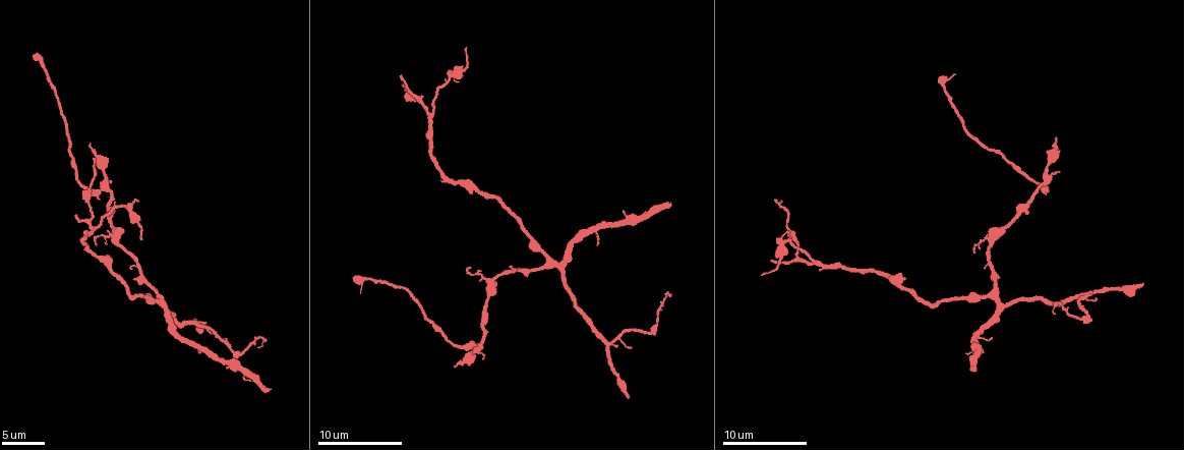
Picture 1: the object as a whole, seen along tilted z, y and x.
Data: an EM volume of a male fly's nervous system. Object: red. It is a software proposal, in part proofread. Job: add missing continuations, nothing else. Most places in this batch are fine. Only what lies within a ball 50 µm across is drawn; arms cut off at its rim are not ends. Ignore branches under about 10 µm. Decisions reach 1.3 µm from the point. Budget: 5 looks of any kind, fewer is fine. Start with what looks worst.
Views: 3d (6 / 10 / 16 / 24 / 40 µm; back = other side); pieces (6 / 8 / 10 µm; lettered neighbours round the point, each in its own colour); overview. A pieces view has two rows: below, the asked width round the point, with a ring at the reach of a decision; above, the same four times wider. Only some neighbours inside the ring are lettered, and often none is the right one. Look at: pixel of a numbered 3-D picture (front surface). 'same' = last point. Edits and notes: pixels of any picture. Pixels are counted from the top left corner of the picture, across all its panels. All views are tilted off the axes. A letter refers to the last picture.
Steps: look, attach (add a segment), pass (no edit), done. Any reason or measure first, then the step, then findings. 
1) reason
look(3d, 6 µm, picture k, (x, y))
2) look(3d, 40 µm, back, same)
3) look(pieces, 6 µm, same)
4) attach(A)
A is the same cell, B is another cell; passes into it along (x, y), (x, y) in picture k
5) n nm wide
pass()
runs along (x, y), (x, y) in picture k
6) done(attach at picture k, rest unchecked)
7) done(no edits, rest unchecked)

thin end
look(pieces, 6 µm, picture 1, (97, 244))

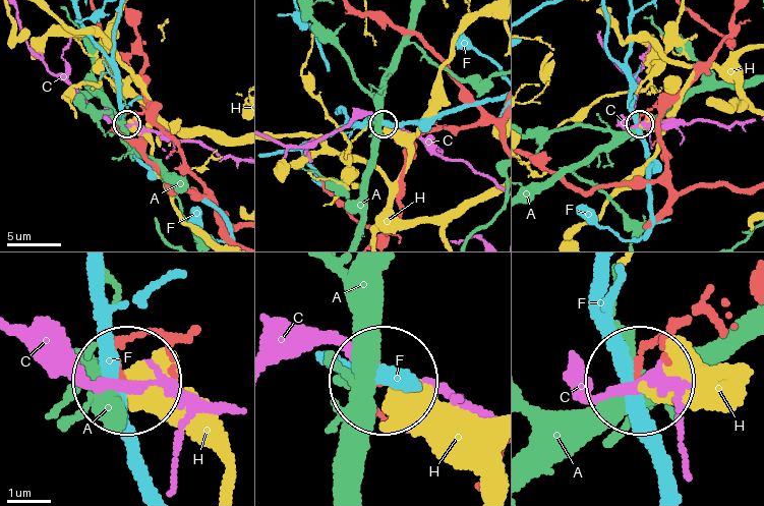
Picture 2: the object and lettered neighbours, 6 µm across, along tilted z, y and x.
pass()
A, C, F and H are other cells; runs along (181, 334), (122, 339), (114, 358), (123, 376) in picture 2; no lettered segment goes on from it

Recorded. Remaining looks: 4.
free end
look(pieces, 8 µm, picture 1, (91, 146))

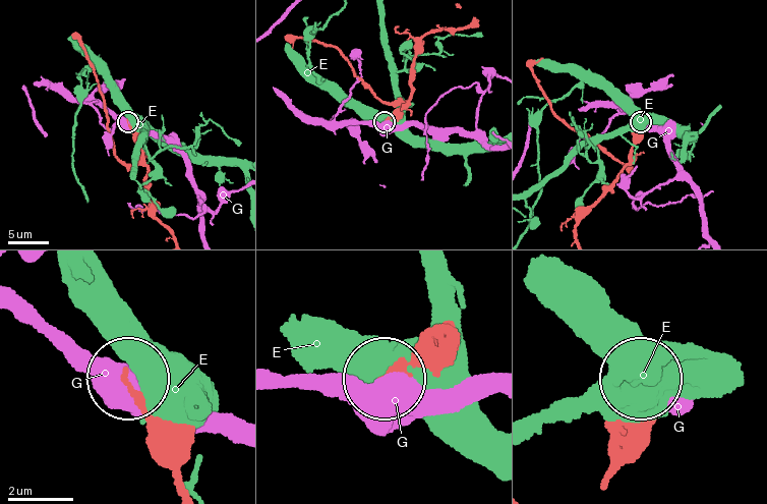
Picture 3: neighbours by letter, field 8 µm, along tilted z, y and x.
pass()
E and G are other cells; none of them fits

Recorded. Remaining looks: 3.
thin end
look(3d, 10 µm, picture 1, (1057, 173))

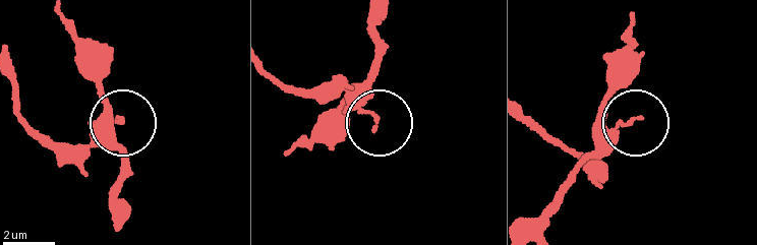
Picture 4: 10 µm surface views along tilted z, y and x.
look(pieces, 10 µm, picture 4, (116, 119))

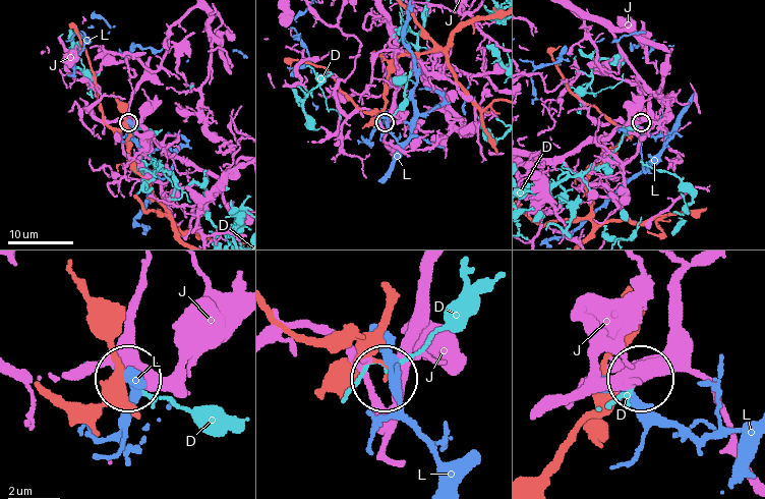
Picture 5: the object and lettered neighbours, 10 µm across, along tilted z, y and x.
90 nm wide
pass()
D, J and L are other cells; none of them fits

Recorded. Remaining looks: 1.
done(no edits, rest unchecked)

